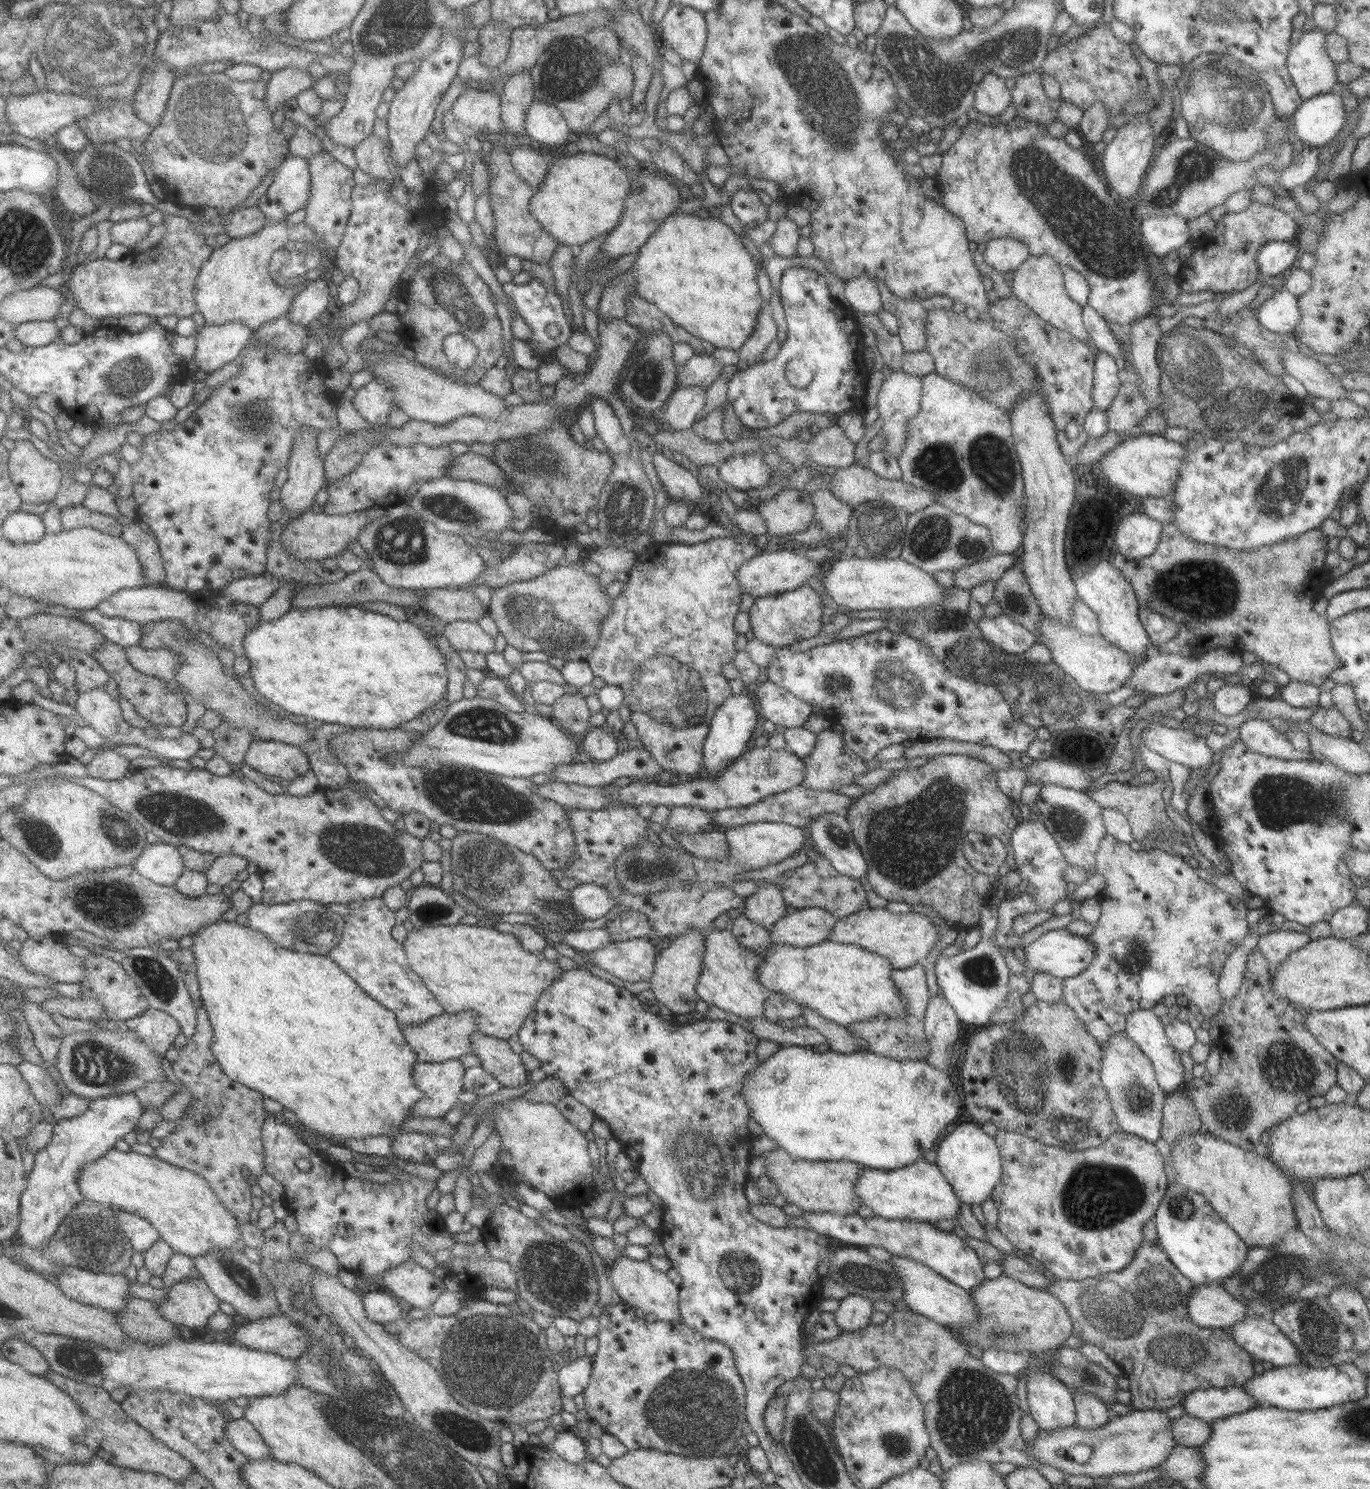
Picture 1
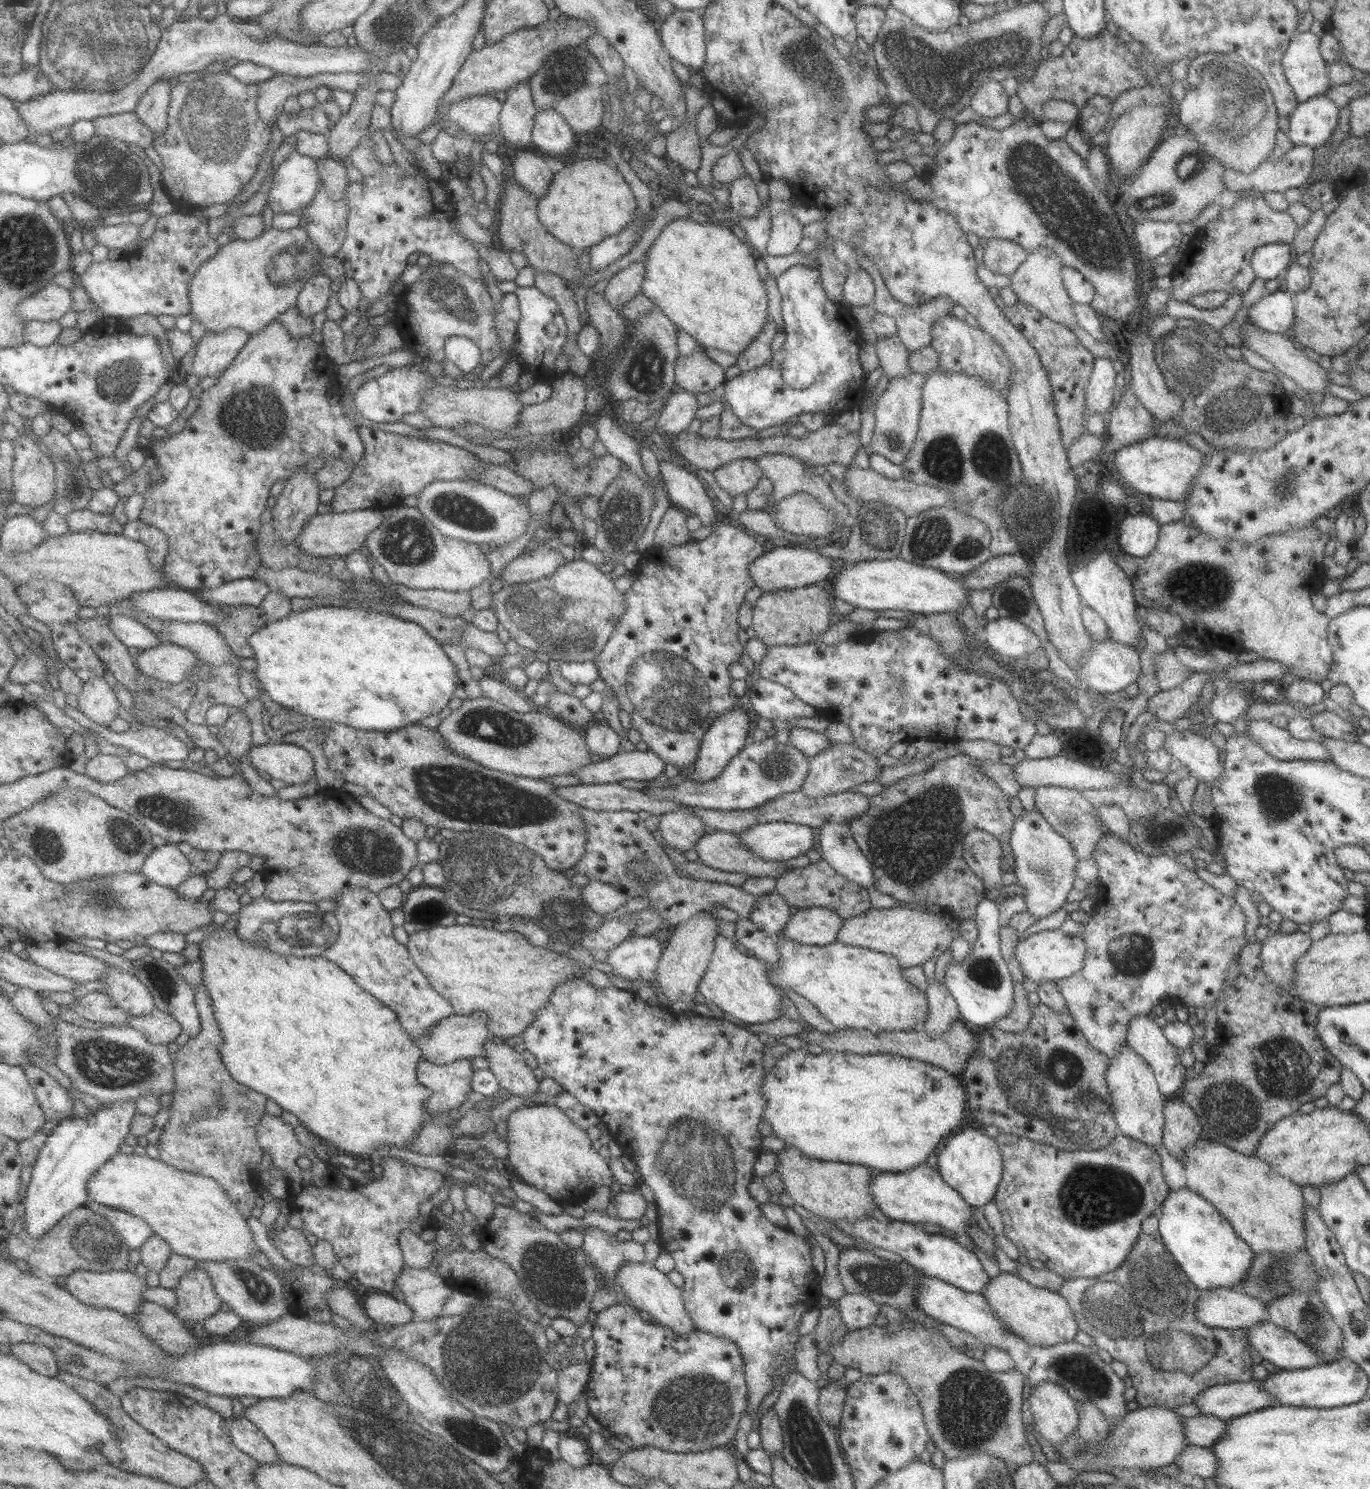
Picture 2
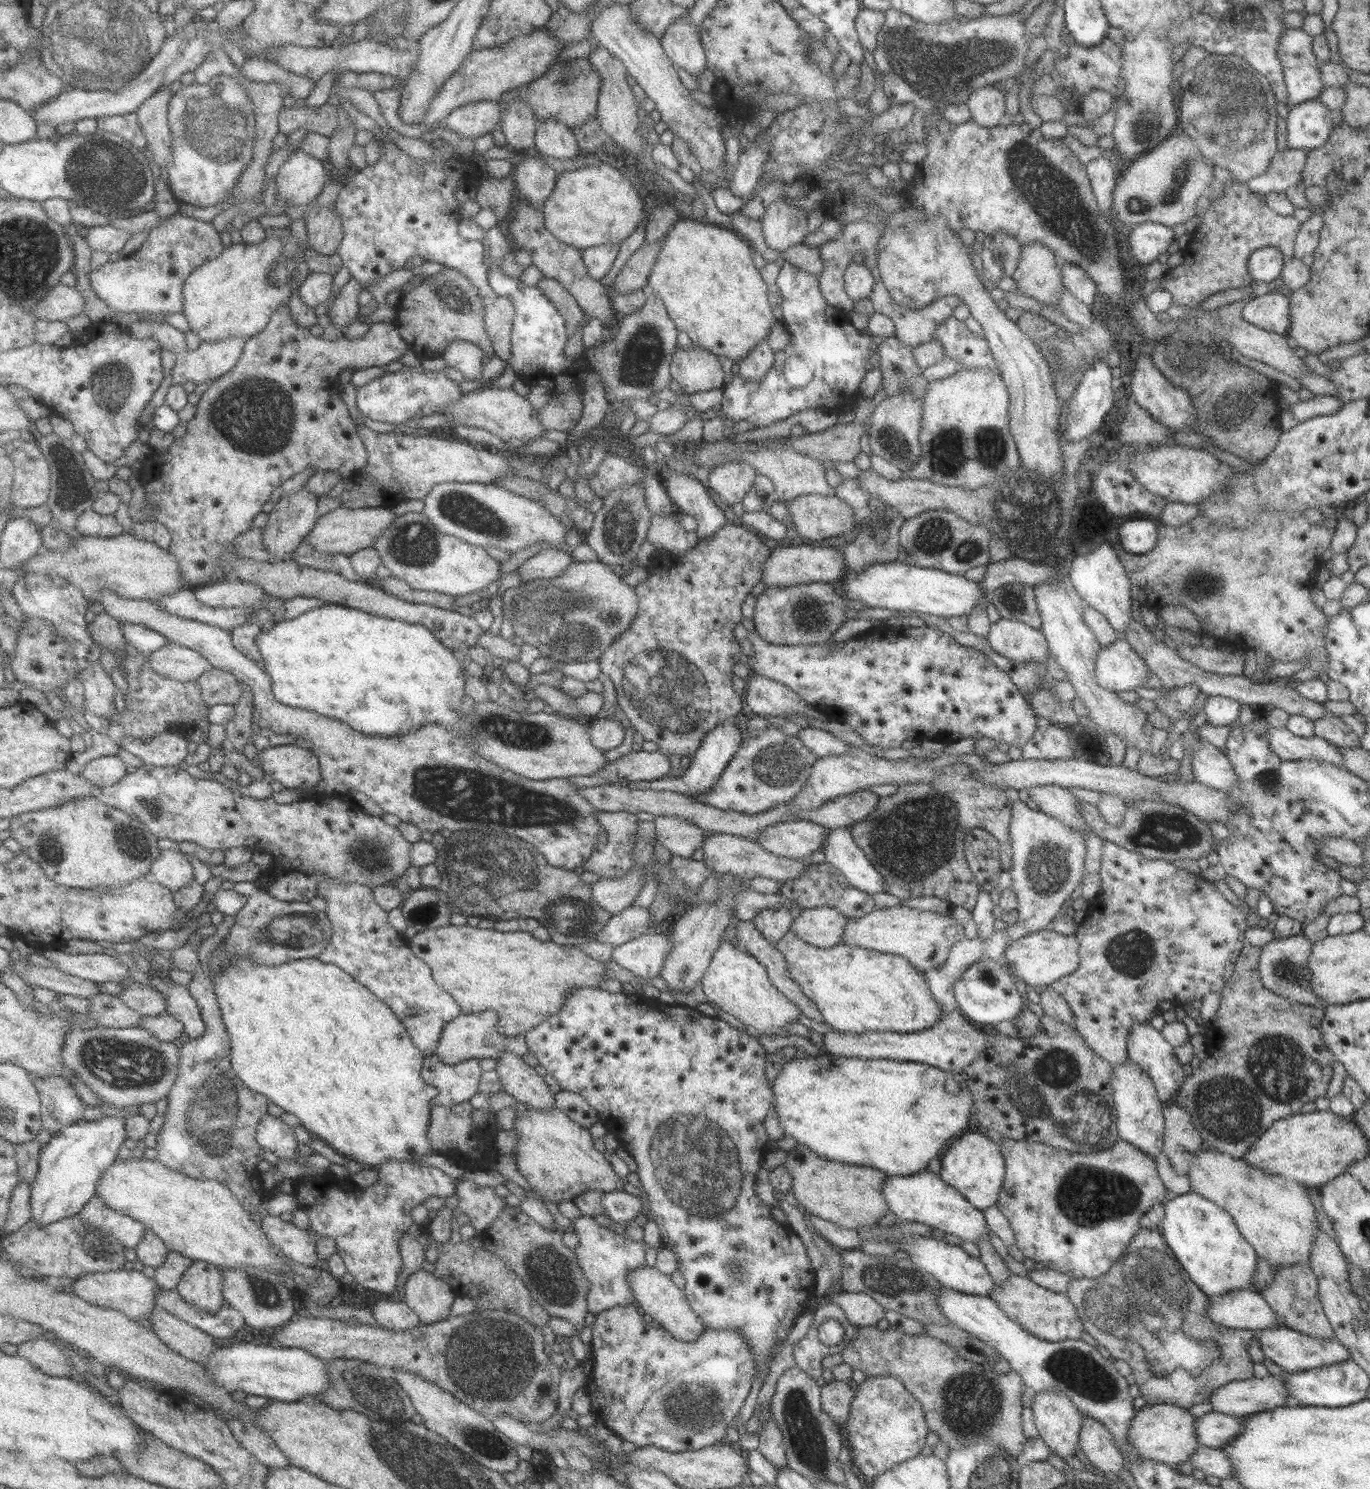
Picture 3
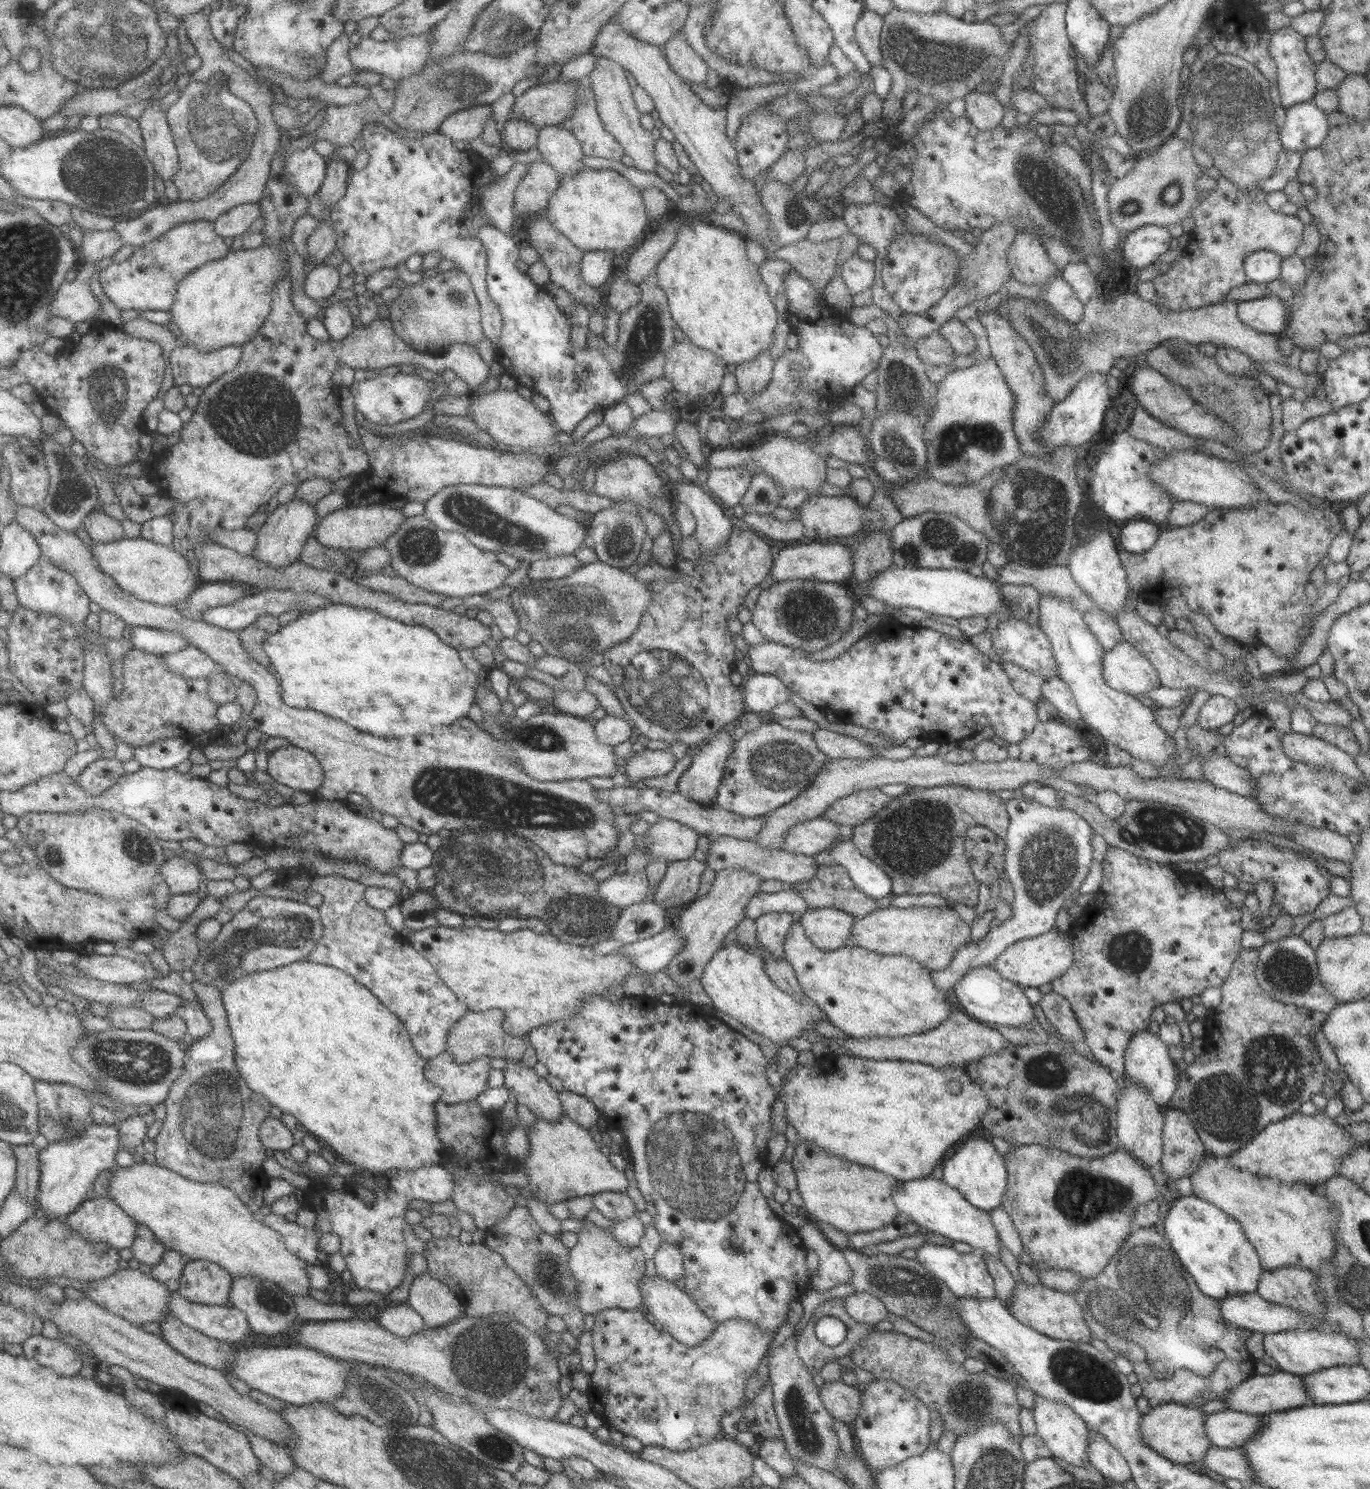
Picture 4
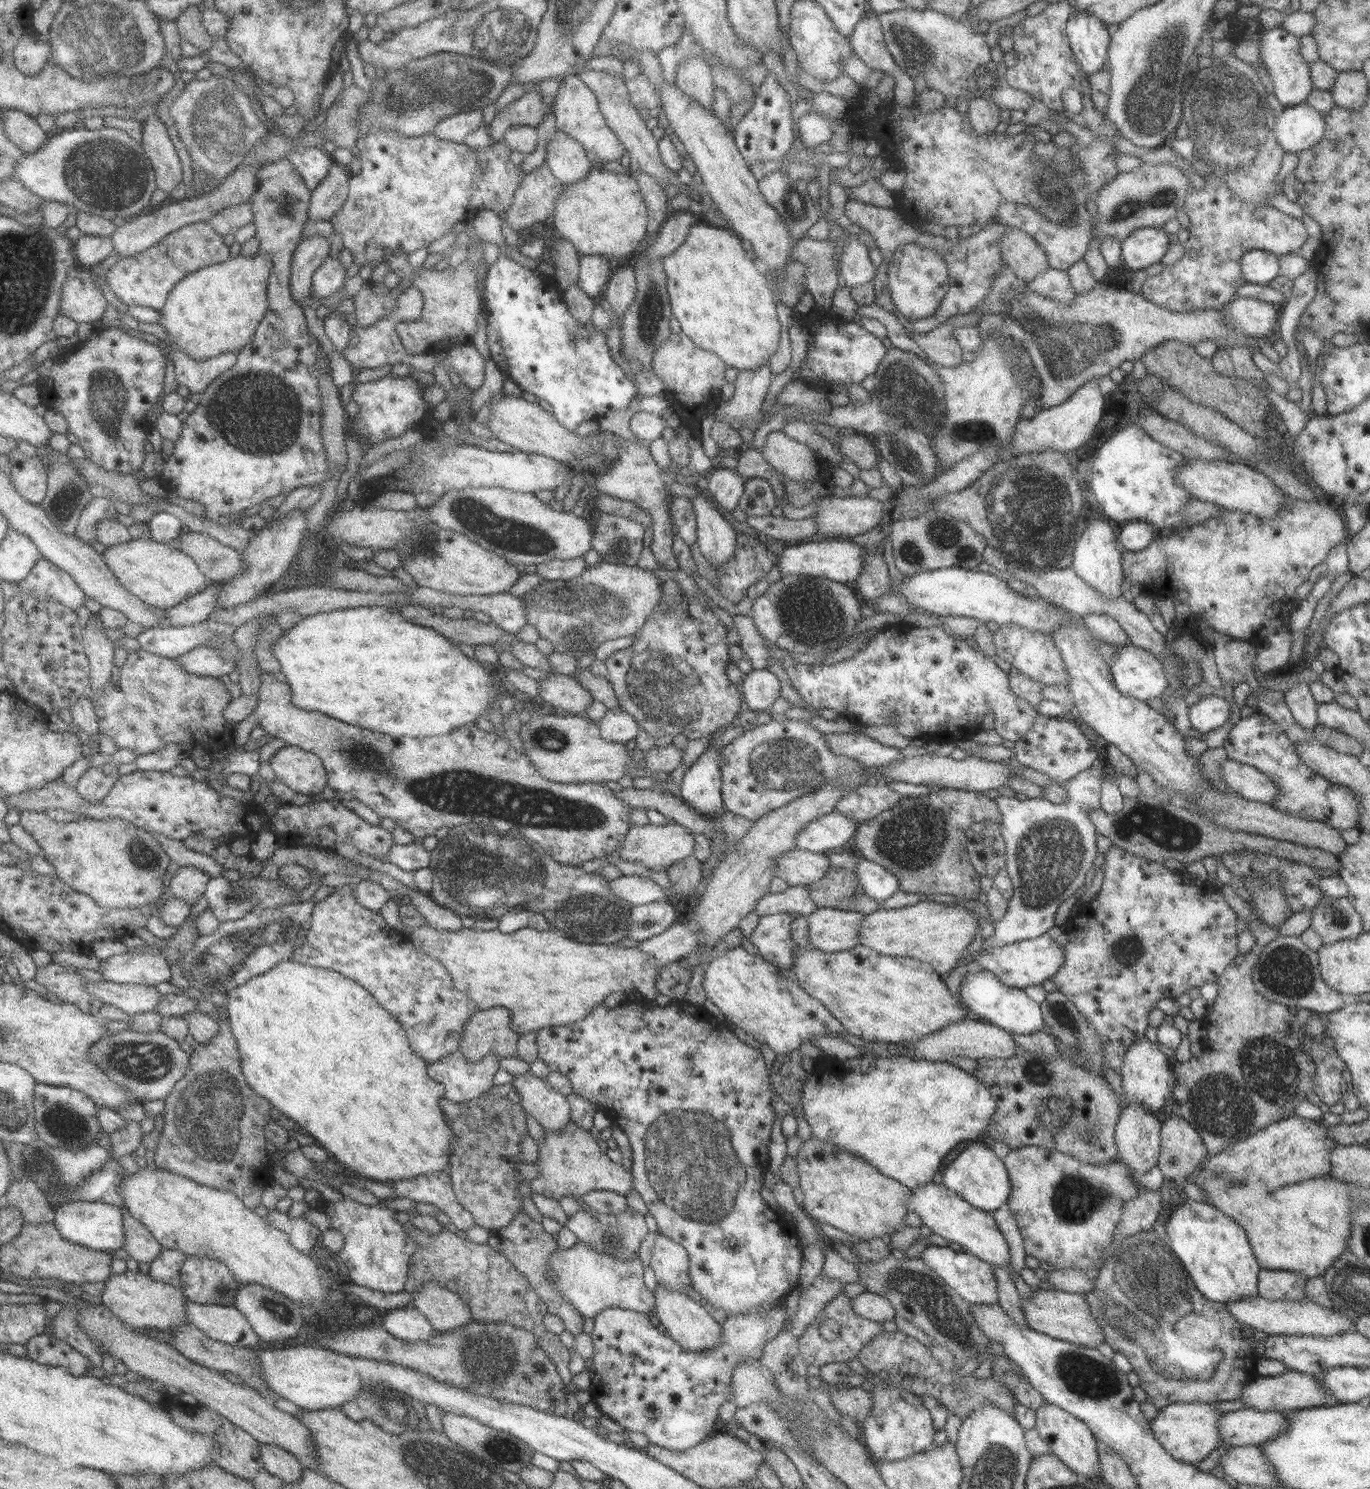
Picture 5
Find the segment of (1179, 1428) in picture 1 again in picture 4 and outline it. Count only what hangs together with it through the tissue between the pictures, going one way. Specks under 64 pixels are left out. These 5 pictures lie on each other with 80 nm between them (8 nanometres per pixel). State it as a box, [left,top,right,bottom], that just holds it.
[1203,1409,1261,1449]

